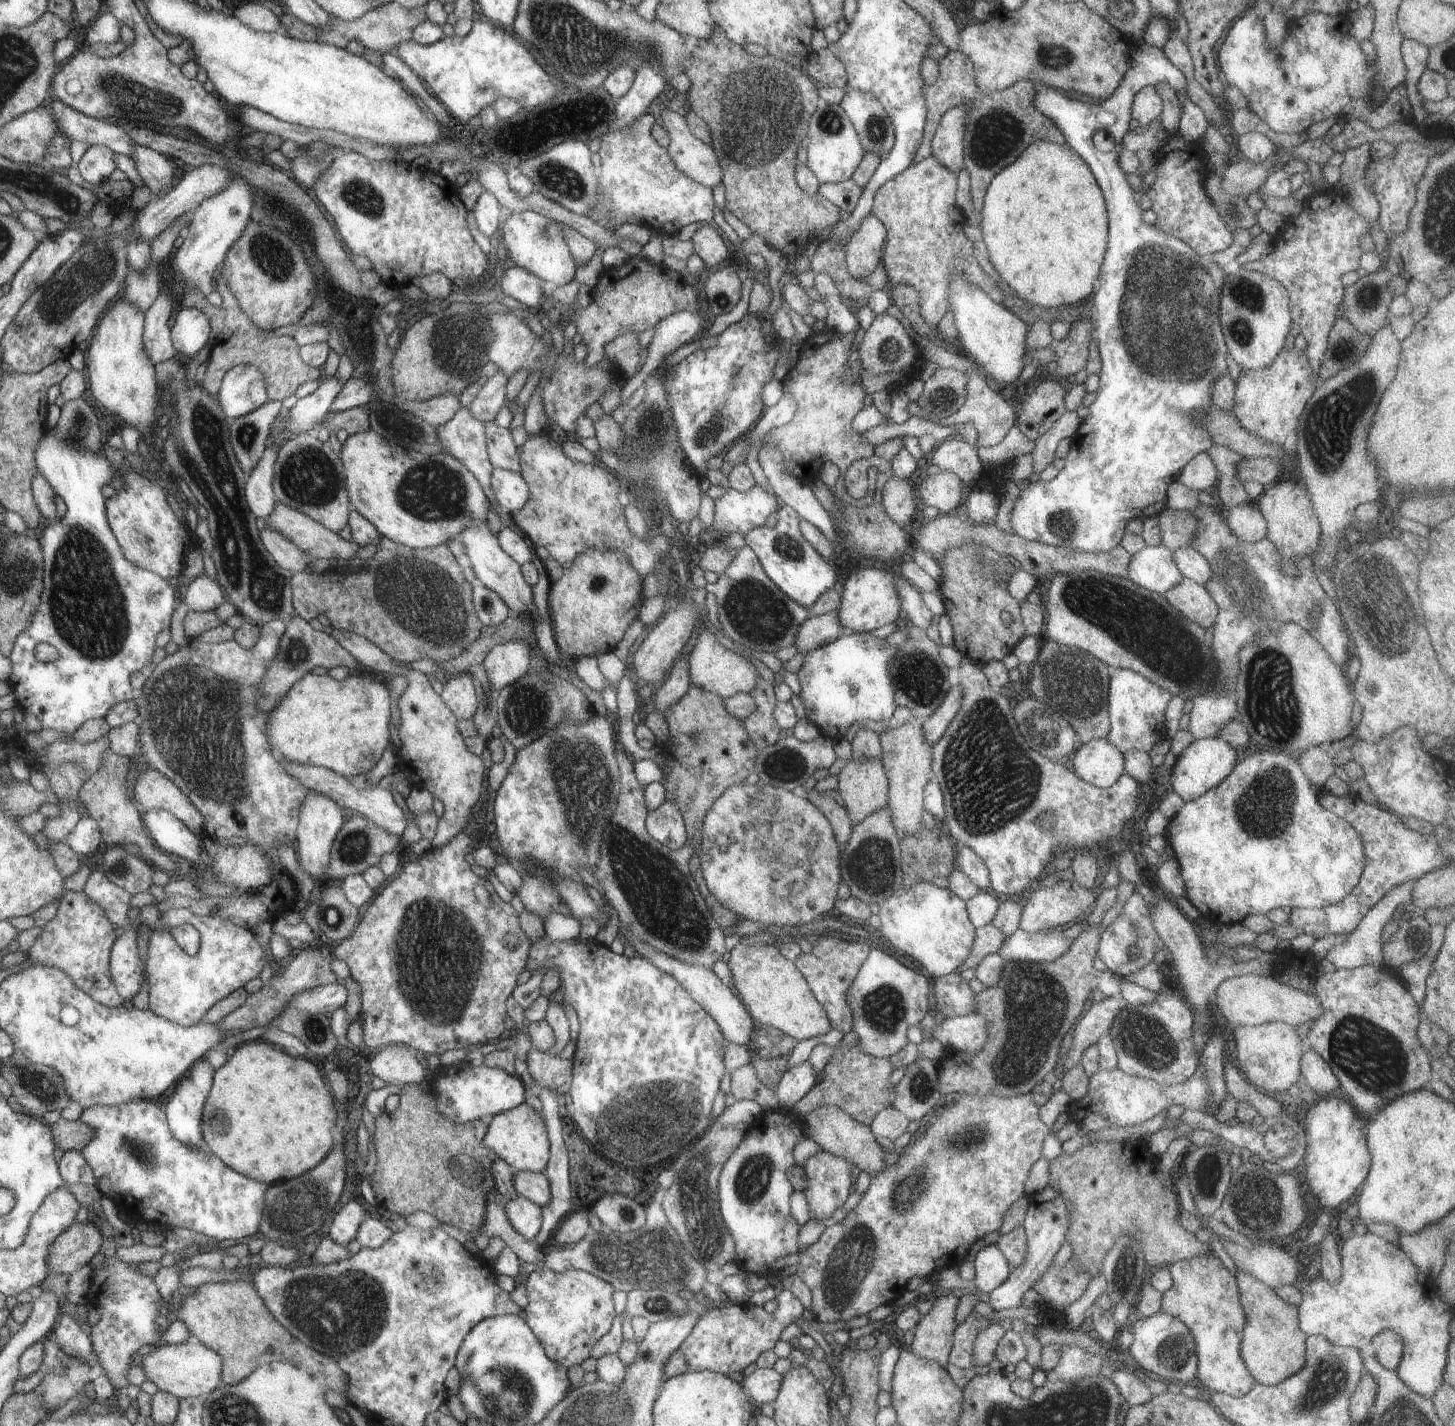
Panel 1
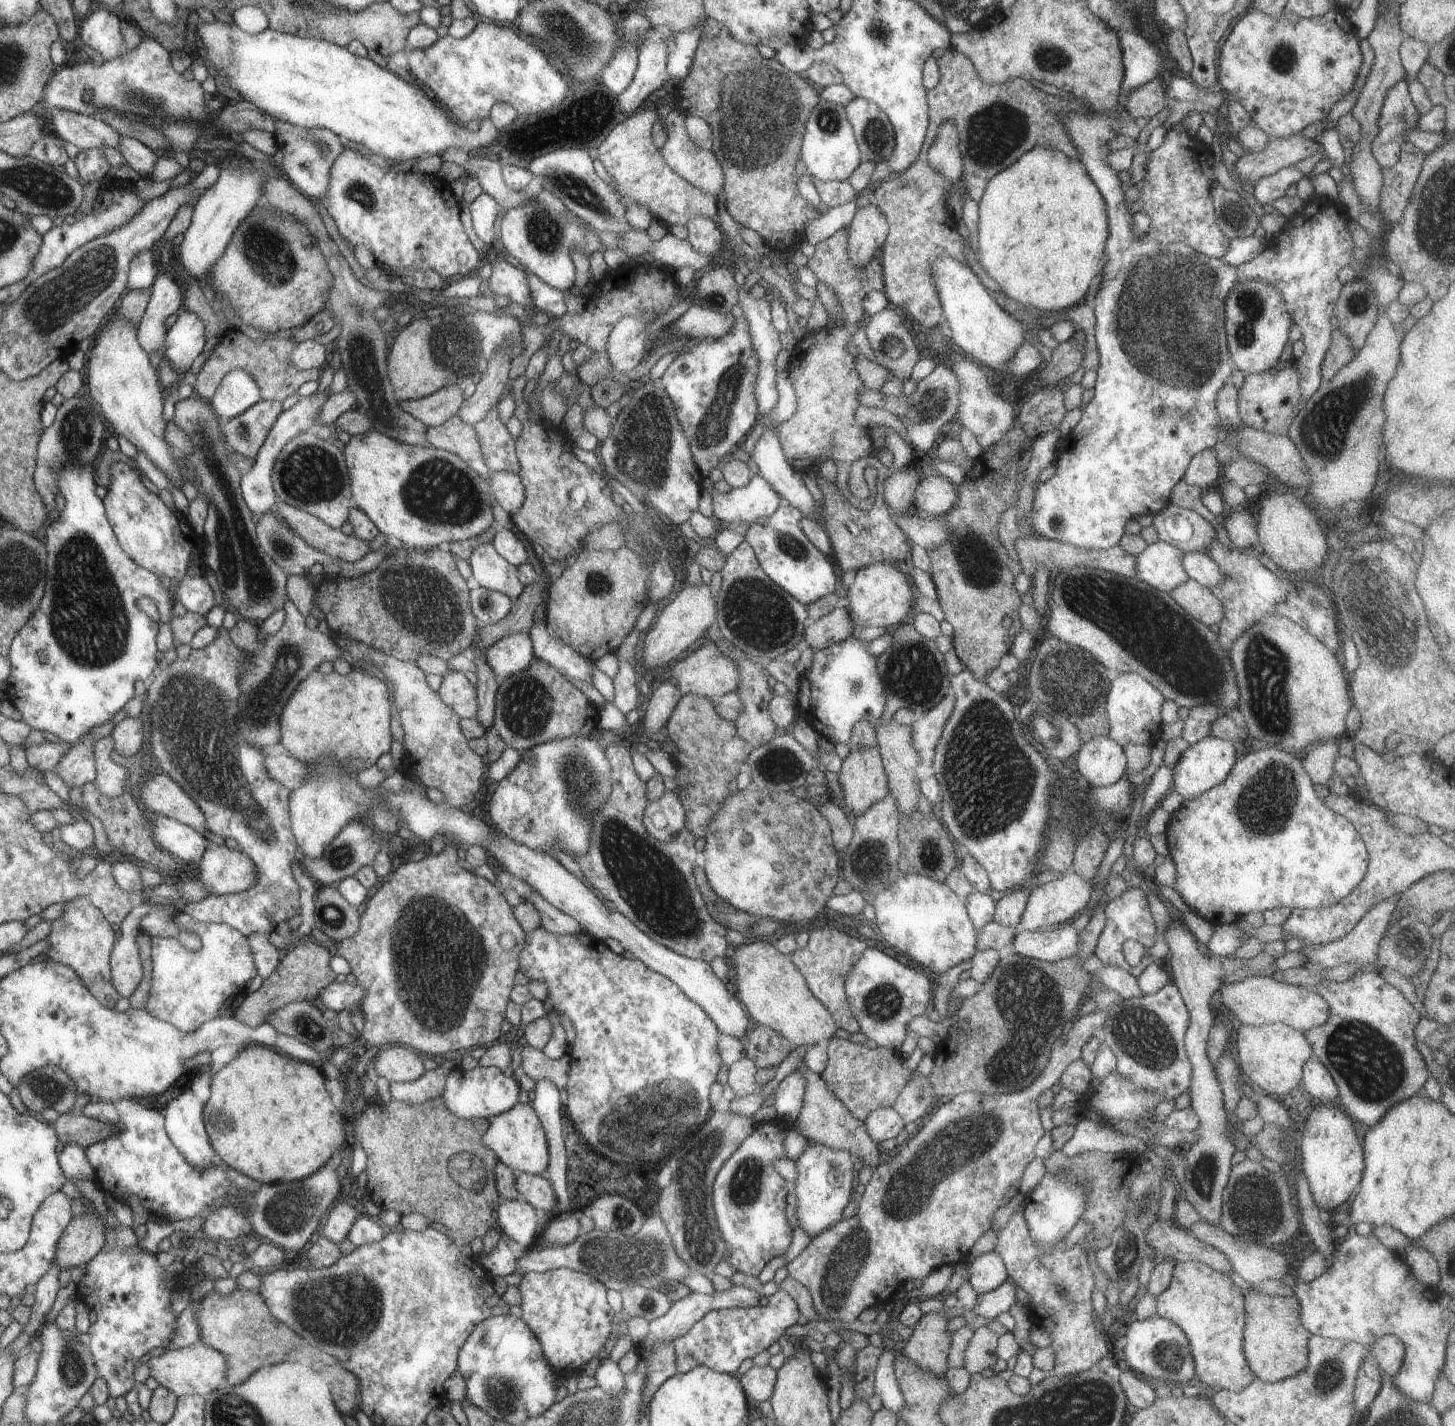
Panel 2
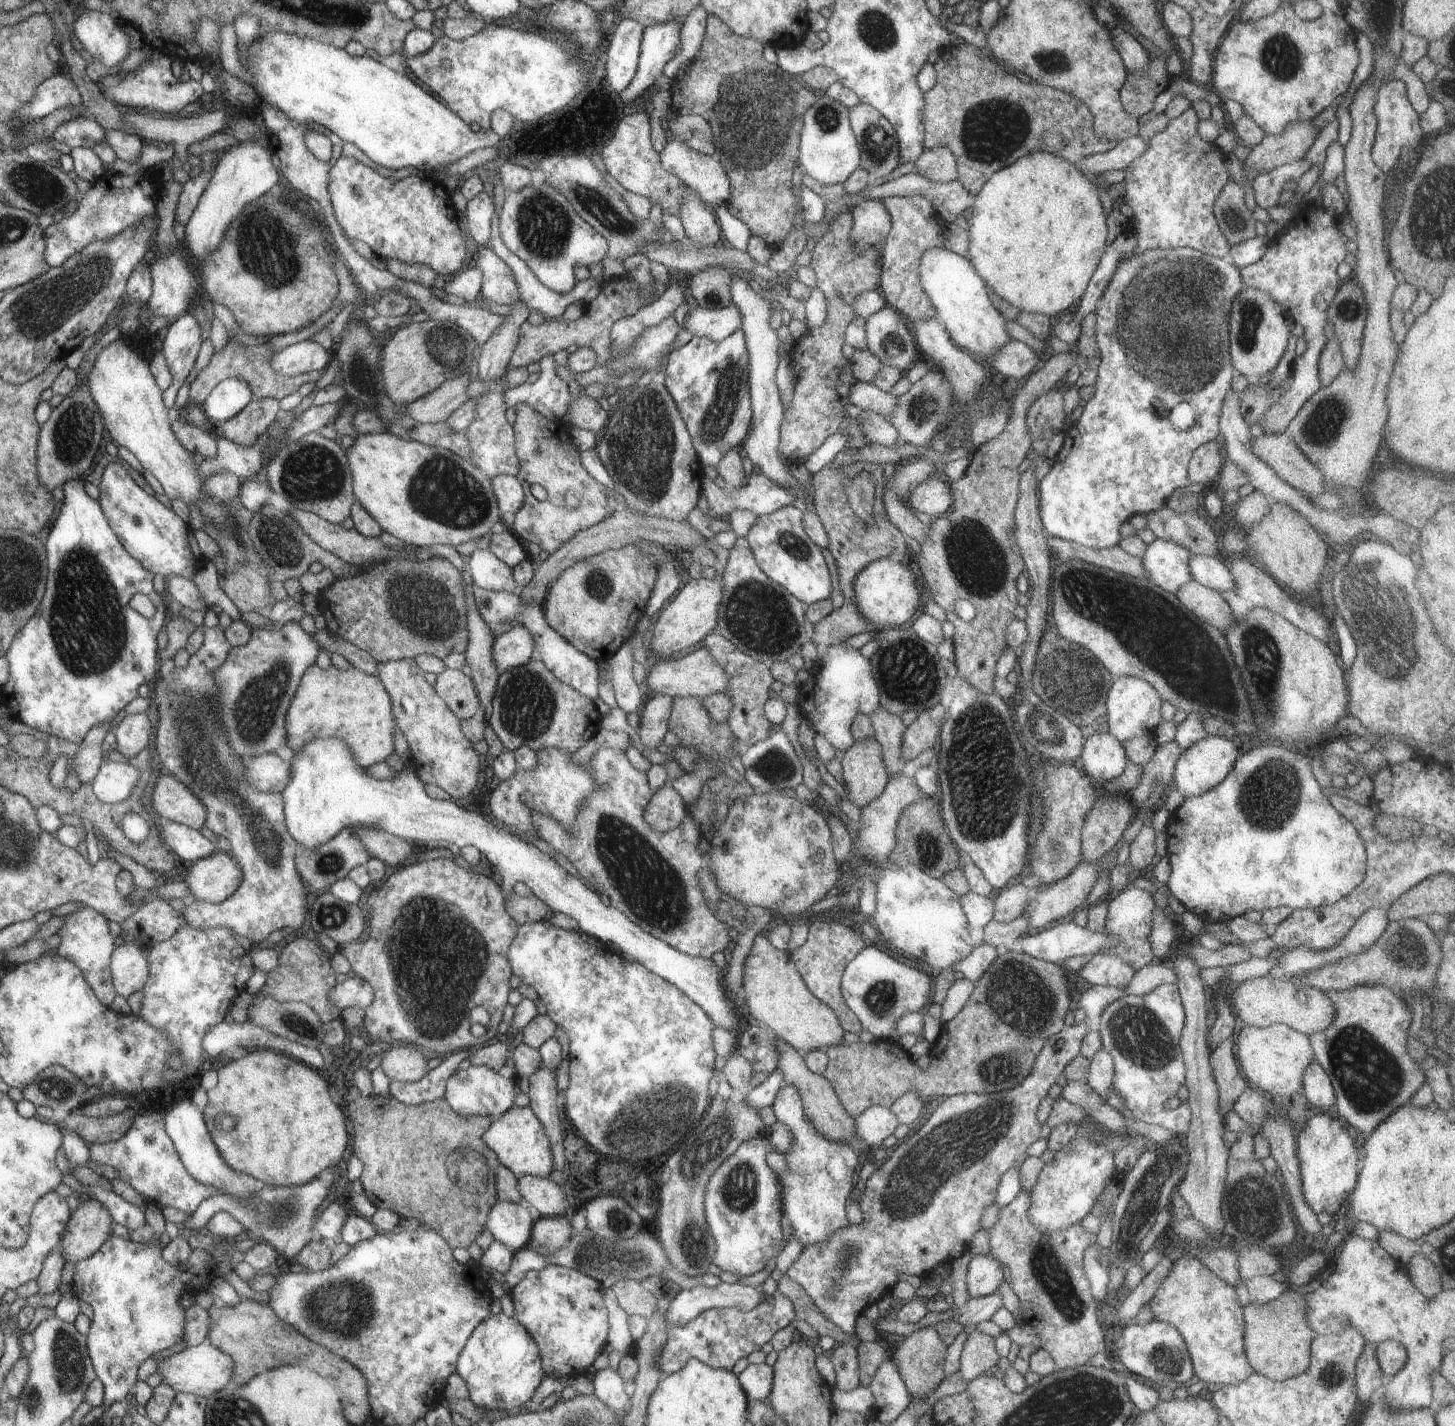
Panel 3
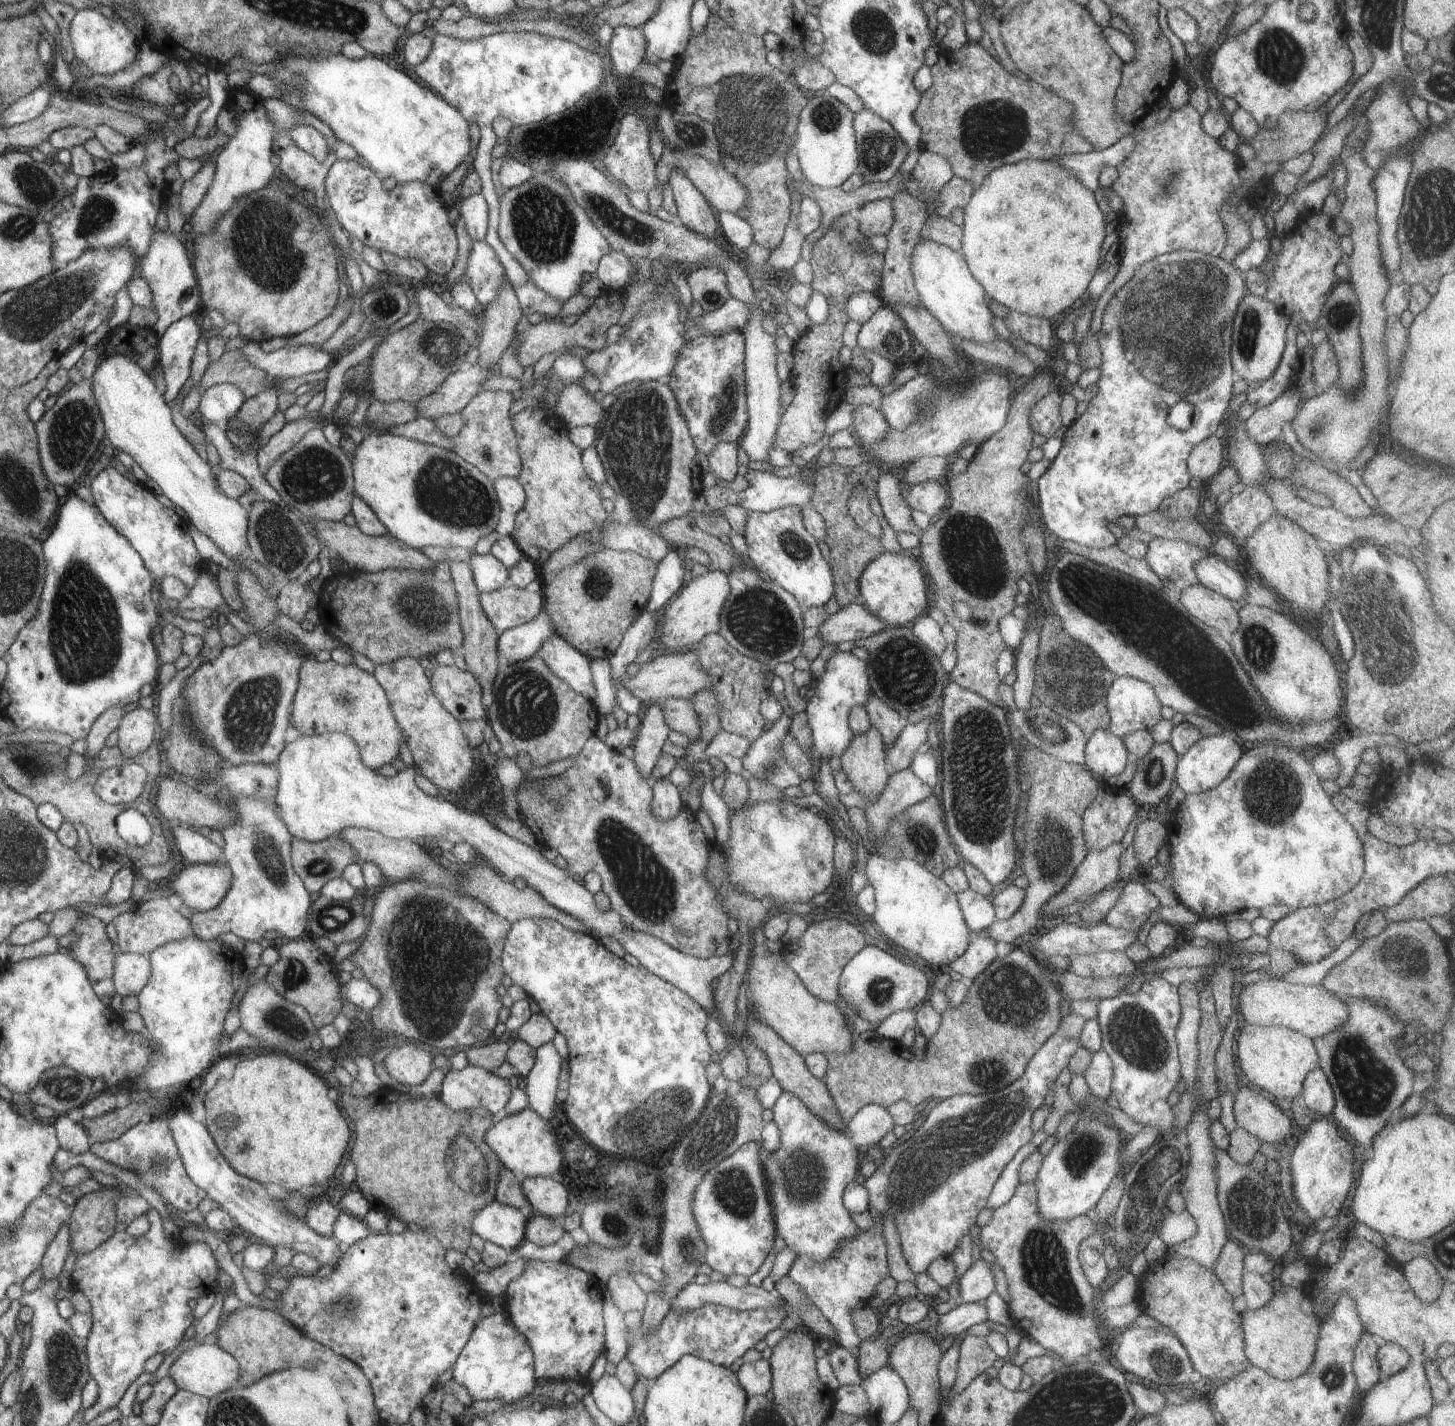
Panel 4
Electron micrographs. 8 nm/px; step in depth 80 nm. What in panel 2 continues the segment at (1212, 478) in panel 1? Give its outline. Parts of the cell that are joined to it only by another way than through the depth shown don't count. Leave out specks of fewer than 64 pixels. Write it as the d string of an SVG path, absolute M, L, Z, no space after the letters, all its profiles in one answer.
M1204 449L1190 461L1182 479L1186 484L1198 486L1203 491L1214 486L1218 479L1220 463L1214 456L1213 449Z

